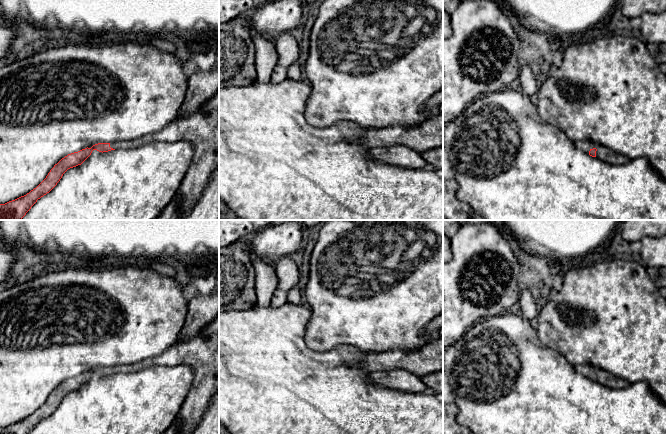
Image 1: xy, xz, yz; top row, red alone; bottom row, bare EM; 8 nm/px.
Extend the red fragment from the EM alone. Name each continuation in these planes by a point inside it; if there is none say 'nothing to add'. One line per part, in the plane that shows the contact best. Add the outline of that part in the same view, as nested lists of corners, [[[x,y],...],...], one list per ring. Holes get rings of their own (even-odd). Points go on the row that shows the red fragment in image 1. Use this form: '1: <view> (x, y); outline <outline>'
1: yz (585, 146); outline [[[578,141],[575,146],[587,154],[589,154],[591,149],[597,148],[597,145],[591,141]]]

